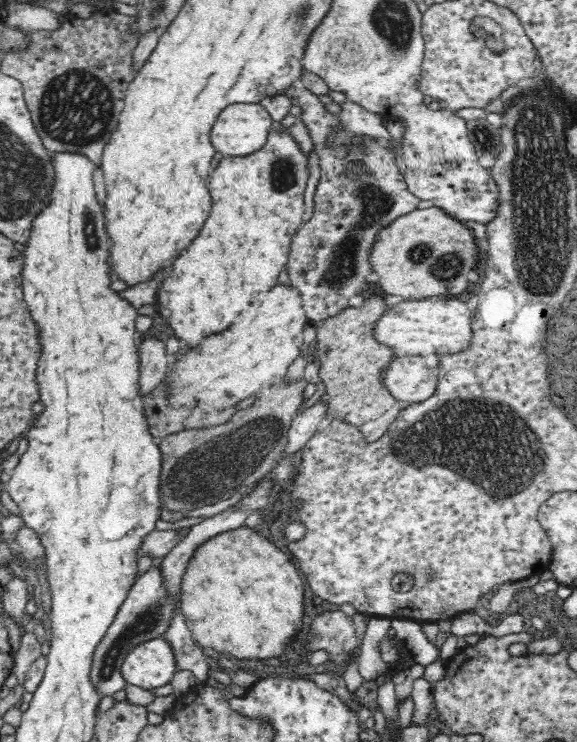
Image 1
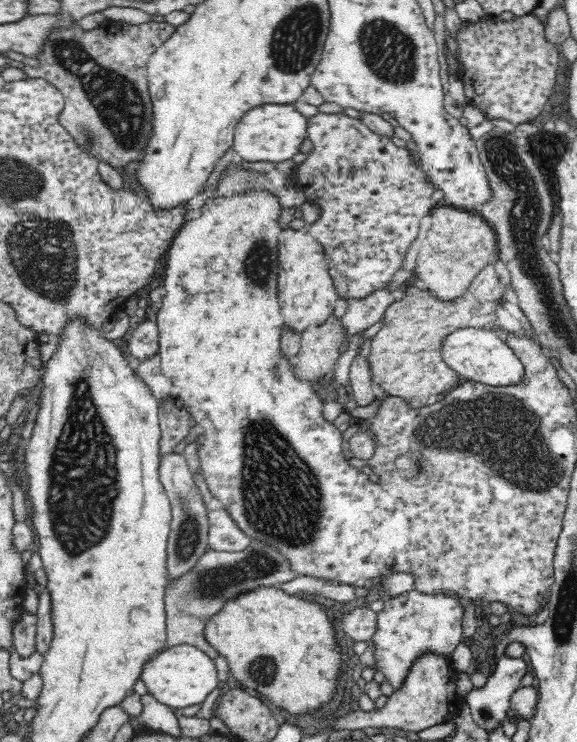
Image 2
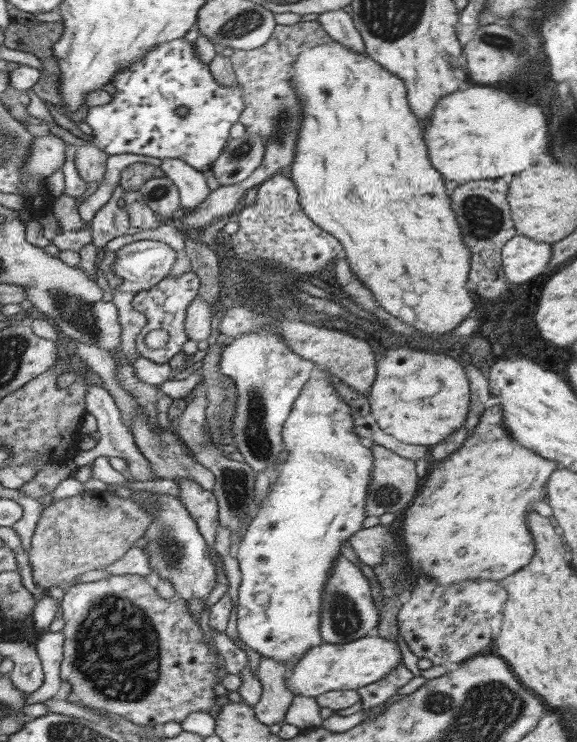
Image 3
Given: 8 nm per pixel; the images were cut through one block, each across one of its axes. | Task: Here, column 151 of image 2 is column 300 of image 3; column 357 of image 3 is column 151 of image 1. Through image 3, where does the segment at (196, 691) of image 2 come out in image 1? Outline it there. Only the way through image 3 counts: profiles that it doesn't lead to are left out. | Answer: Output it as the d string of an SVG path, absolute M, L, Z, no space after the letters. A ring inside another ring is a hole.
M154 638L136 646L126 656L126 662L122 662L122 678L126 684L134 684L144 690L164 688L174 682L176 672L174 650L164 638Z

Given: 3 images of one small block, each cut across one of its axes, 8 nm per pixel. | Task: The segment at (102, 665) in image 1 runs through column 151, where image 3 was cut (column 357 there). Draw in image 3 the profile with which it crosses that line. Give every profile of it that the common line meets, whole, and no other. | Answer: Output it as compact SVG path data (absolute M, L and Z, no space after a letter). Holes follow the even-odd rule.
M341 558L341 562L335 568L335 574L331 582L327 584L325 602L323 602L323 638L325 644L349 644L357 642L365 636L375 634L375 628L379 624L379 612L375 610L375 600L371 596L371 584L361 574L355 564L351 564L347 558Z

